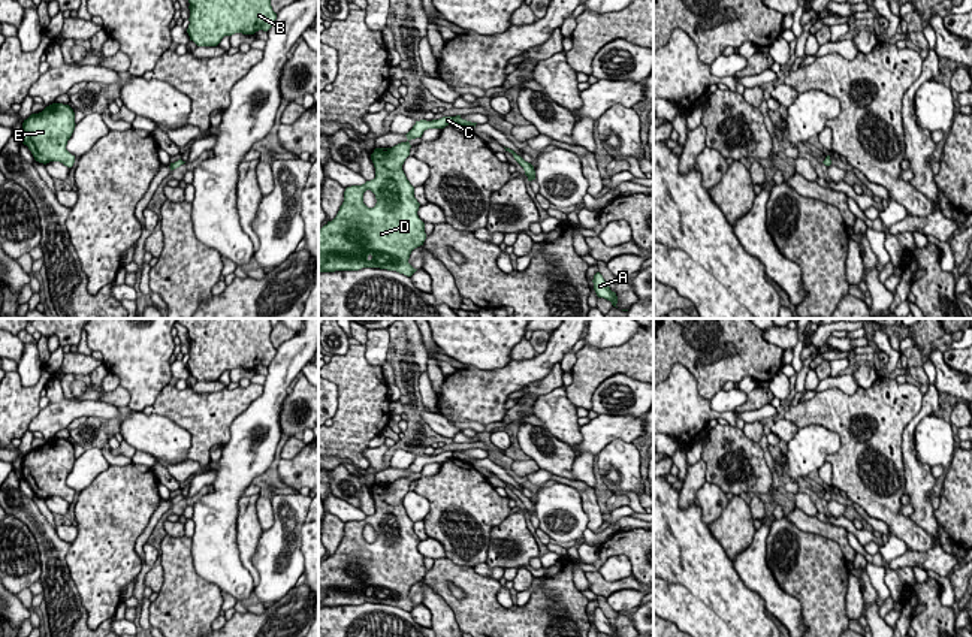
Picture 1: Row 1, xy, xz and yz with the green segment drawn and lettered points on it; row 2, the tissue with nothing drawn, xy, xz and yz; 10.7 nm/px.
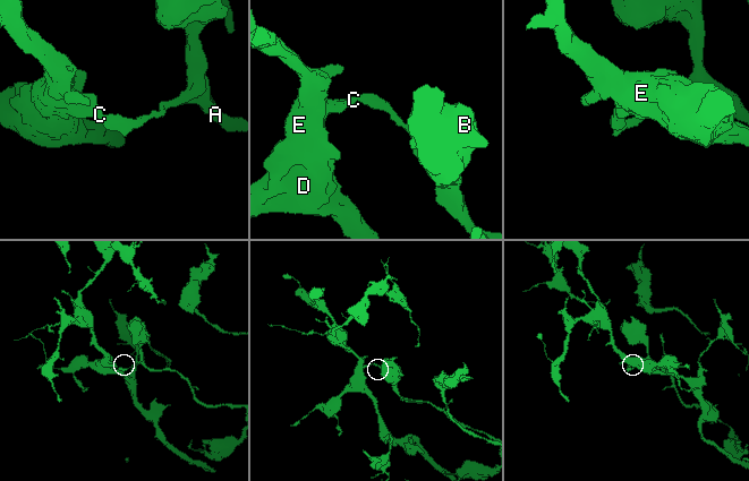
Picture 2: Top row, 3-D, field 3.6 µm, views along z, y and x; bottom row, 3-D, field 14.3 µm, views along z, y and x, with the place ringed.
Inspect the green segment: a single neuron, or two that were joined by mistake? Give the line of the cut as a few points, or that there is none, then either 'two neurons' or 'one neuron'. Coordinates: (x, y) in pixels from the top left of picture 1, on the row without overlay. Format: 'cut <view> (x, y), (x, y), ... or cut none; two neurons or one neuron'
cut xy (180, 494), (181, 498); two neurons

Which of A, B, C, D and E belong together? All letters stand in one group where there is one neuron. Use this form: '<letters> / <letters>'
A B / C D E

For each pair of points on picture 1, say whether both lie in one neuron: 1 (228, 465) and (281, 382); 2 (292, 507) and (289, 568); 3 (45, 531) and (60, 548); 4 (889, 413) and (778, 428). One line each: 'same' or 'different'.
1: same
2: same
3: same
4: different

